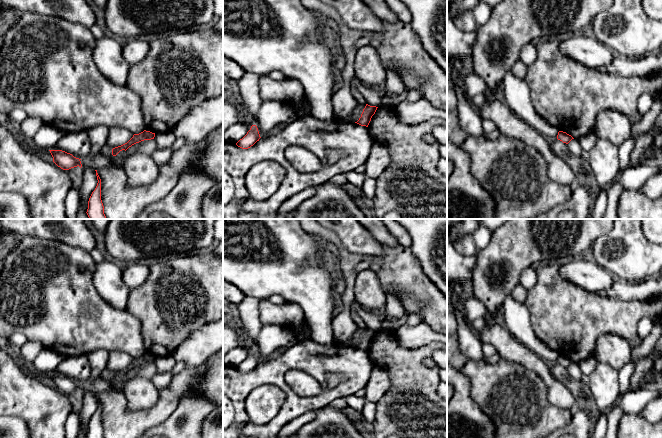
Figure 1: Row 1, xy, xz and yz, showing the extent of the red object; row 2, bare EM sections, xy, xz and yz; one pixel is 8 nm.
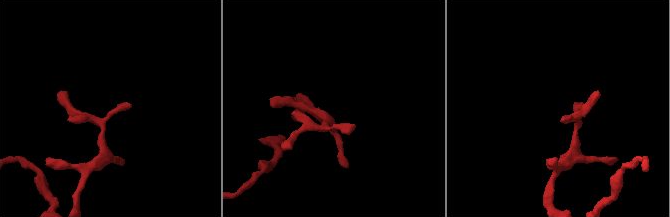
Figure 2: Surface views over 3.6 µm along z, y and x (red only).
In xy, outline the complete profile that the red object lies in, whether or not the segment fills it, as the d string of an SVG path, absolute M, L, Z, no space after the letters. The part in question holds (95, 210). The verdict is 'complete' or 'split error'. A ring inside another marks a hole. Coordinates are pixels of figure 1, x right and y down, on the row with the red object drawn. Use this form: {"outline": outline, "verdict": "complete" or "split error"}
{"outline": "M97 170L95 171L98 183L89 198L88 209L86 213L90 219L107 219L104 214L104 206L101 200L101 179L97 173Z", "verdict": "complete"}

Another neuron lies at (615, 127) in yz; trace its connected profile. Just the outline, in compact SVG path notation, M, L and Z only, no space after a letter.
M602 111L597 115L596 128L598 137L621 146L631 133L629 118L615 111Z

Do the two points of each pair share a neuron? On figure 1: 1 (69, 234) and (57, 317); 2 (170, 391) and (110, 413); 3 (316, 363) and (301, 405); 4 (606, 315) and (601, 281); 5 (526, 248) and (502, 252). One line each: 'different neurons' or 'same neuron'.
1: different neurons
2: same neuron
3: same neuron
4: different neurons
5: same neuron

